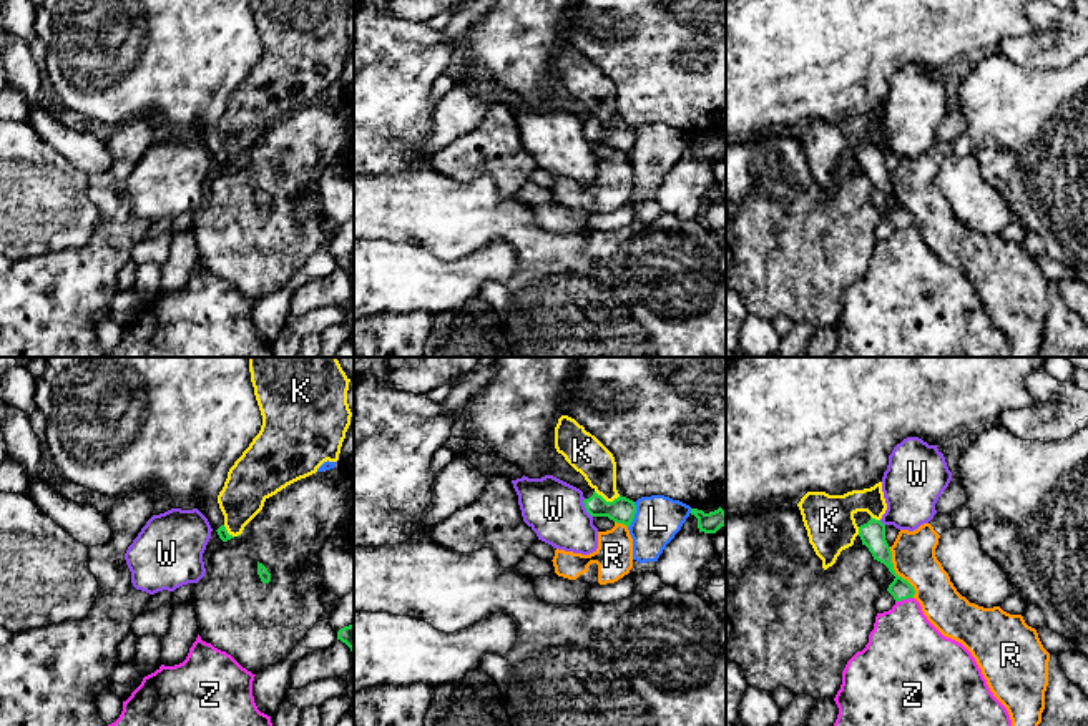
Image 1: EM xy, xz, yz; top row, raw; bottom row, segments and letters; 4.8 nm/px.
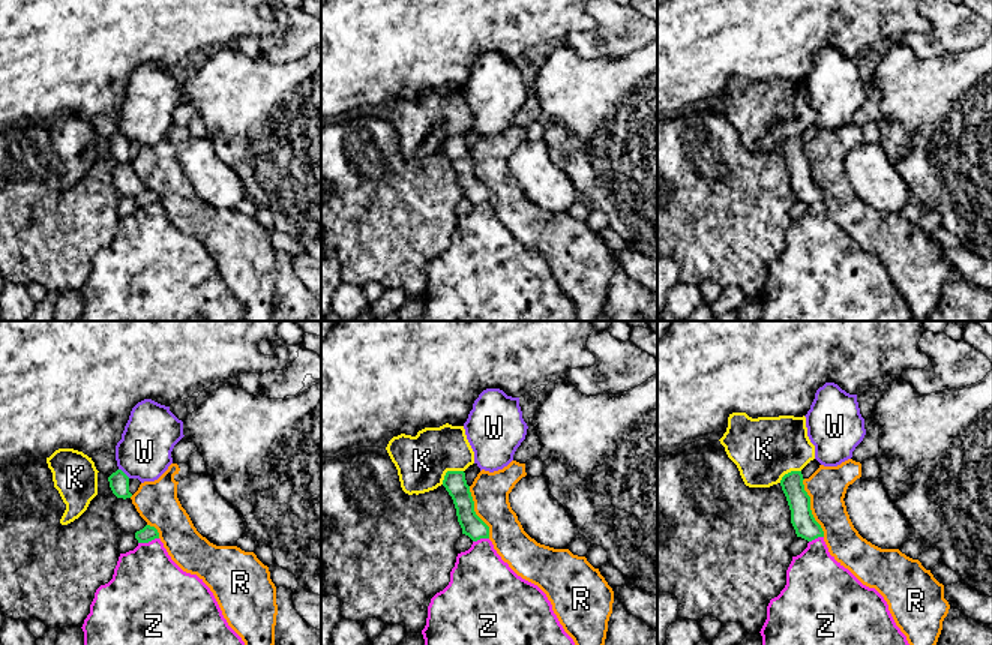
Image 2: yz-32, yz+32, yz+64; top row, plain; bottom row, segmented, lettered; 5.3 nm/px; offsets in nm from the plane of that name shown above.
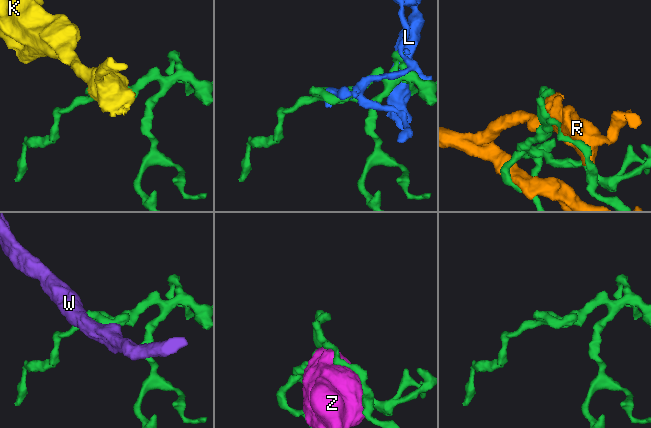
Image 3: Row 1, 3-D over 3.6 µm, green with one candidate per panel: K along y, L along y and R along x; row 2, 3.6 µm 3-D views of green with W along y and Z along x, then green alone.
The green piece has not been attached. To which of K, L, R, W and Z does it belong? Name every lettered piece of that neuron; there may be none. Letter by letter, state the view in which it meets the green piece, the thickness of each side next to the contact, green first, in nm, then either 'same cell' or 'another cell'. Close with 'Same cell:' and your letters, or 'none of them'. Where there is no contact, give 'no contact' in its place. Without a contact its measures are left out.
K: xz | 130/180 nm | another cell
L: xz | 130/220 nm | another cell
R: yz | 130/220 nm | another cell
W: xz | 130/280 nm | another cell
Z: yz | 100/360 nm | another cell
Same cell: none of them

